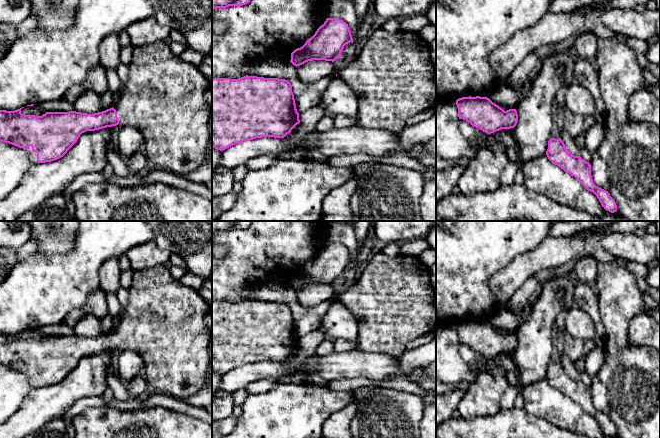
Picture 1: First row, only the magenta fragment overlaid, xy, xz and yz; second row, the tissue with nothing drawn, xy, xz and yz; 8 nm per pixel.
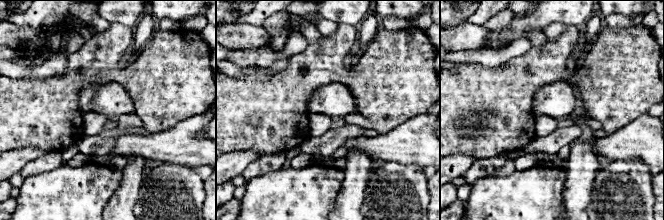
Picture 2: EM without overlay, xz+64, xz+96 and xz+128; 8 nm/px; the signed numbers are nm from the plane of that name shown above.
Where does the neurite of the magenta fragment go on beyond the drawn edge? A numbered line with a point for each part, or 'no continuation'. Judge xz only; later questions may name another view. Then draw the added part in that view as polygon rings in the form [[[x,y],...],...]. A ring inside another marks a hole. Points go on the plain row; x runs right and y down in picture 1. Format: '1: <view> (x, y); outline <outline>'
no continuation

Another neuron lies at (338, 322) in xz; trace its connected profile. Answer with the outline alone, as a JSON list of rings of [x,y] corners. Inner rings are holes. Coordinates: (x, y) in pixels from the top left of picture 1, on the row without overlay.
[[[338,301],[331,304],[317,329],[335,339],[358,340],[358,324],[354,315]]]

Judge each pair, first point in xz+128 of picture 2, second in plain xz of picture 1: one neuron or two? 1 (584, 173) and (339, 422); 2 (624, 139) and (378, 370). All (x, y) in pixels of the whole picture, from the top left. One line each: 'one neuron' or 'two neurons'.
1: one neuron
2: one neuron

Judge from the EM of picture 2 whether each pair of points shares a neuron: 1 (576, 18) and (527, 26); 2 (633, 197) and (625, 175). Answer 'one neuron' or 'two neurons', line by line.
1: one neuron
2: one neuron

